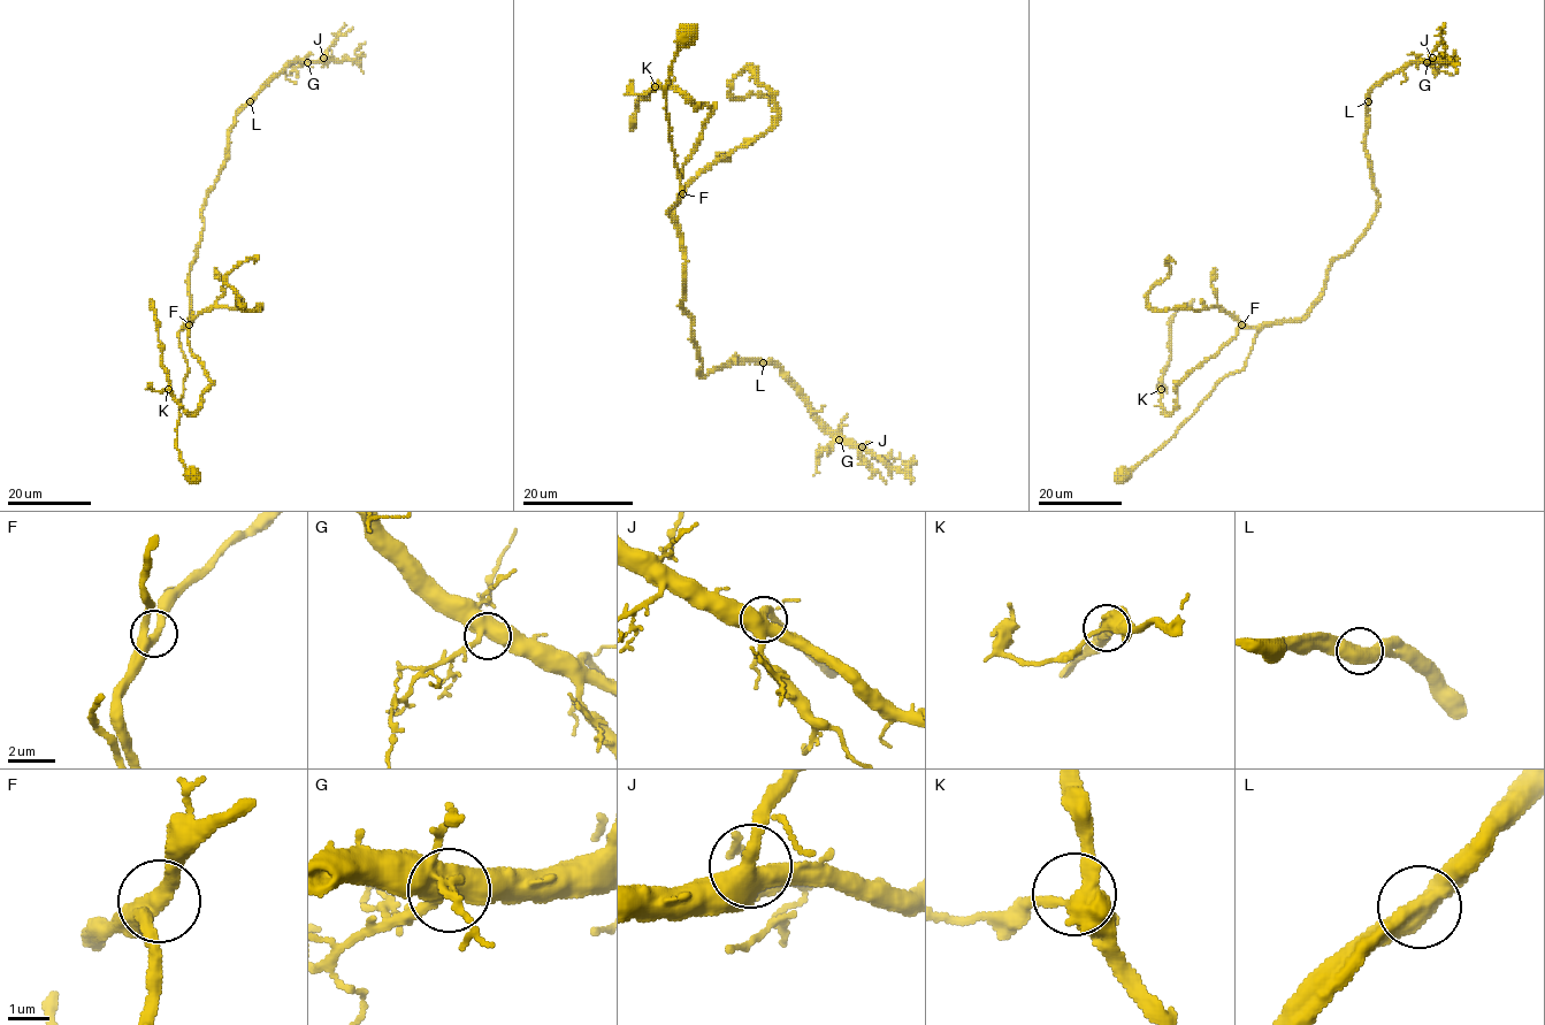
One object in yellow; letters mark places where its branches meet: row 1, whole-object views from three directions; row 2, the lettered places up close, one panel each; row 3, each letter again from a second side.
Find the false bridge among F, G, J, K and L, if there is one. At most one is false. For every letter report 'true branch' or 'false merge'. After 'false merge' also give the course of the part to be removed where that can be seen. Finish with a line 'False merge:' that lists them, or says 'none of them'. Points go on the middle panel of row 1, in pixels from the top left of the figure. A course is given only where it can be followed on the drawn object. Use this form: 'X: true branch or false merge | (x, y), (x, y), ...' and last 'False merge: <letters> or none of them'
F: true branch
G: true branch
J: true branch
K: true branch
L: true branch
False merge: none of them

